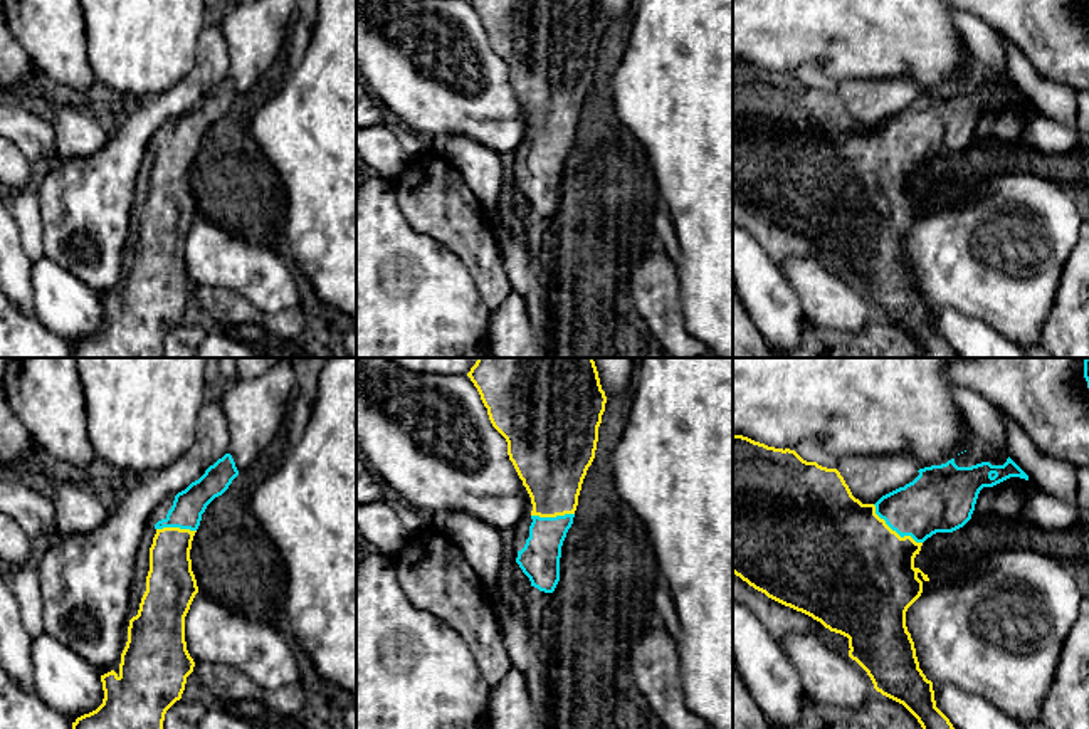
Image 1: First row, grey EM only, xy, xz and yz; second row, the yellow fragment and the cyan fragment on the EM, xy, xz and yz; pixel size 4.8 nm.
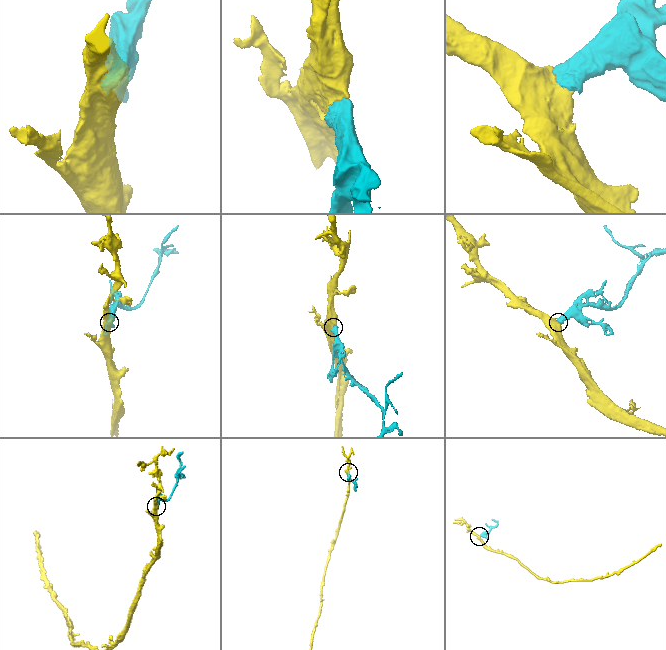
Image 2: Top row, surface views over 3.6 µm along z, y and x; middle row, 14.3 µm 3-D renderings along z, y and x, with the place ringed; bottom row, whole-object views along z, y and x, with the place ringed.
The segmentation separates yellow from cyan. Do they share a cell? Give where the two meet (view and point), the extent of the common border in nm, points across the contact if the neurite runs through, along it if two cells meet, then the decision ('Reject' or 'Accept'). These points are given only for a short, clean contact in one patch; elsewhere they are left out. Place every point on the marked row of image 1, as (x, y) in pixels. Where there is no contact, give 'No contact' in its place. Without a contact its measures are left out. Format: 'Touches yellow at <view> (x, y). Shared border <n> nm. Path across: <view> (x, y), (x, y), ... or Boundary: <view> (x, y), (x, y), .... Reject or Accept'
Touches yellow at yz (894, 531). Shared border 300 nm. Accept

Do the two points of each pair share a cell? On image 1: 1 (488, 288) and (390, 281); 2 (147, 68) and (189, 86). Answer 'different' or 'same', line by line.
1: different
2: different

